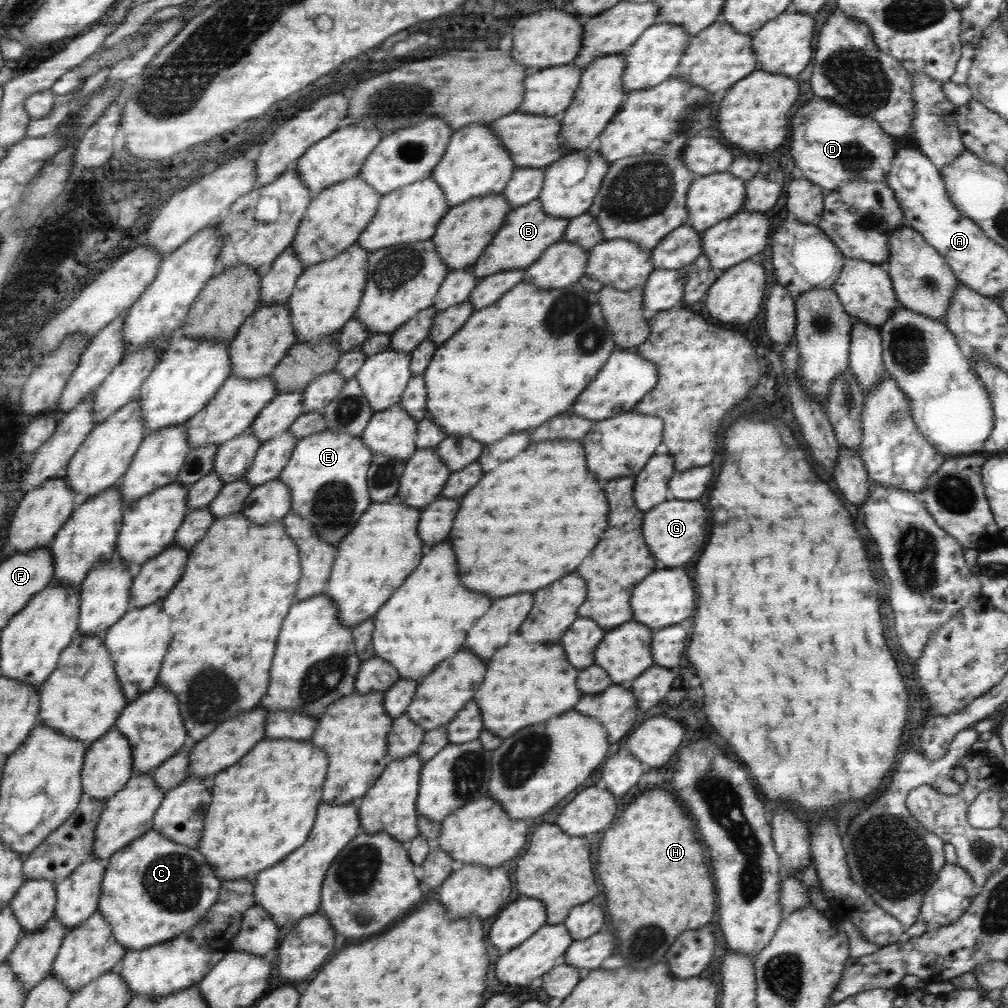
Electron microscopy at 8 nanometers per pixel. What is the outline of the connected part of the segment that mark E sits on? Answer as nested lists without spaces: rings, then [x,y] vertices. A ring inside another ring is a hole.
[[[324,429],[301,438],[279,474],[280,482],[290,490],[291,510],[308,520],[316,536],[332,547],[337,547],[370,506],[367,472],[372,459],[361,436]]]

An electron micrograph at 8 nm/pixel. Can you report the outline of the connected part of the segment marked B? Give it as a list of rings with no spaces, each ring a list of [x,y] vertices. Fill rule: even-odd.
[[[538,199],[510,209],[502,226],[473,265],[474,277],[479,281],[497,272],[526,271],[548,246],[563,240],[567,226],[568,219],[548,216]]]

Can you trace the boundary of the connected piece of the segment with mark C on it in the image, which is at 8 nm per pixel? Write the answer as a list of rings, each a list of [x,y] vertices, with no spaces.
[[[150,829],[105,864],[98,910],[126,951],[174,940],[194,928],[216,902],[221,882],[197,848],[176,844]]]

